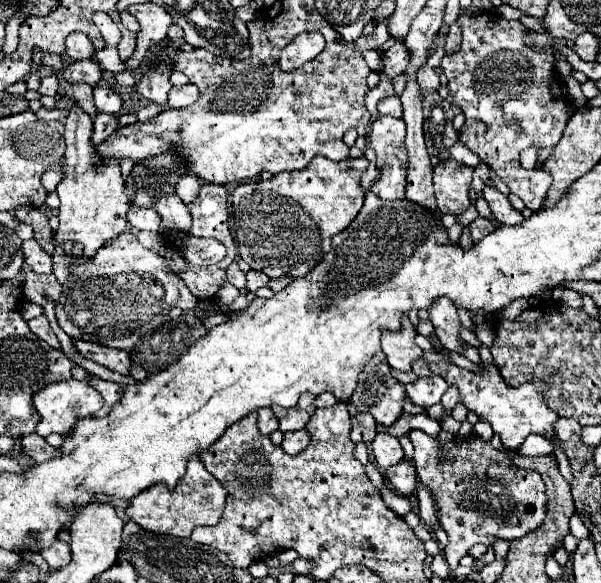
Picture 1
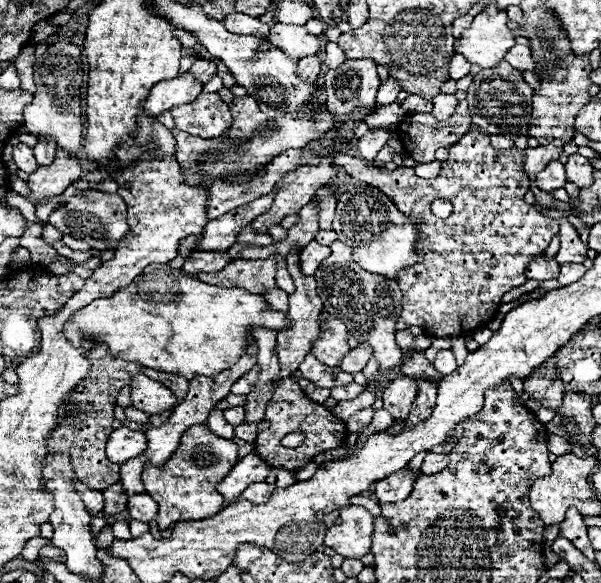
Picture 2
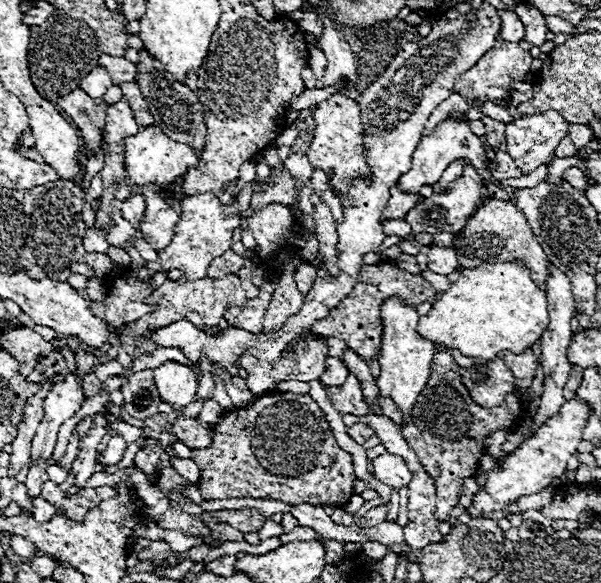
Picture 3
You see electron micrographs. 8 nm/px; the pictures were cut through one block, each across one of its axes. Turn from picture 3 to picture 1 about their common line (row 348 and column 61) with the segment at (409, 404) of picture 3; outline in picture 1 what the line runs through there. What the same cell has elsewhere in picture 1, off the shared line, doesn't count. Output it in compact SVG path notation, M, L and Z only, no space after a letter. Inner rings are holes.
M64 380L64 382L56 382L56 384L48 384L42 390L38 390L32 398L34 408L40 414L40 422L36 426L36 432L40 436L48 436L52 432L56 434L66 434L68 430L74 428L76 418L86 418L86 416L94 416L100 408L102 408L102 396L86 382L78 382L78 380Z

